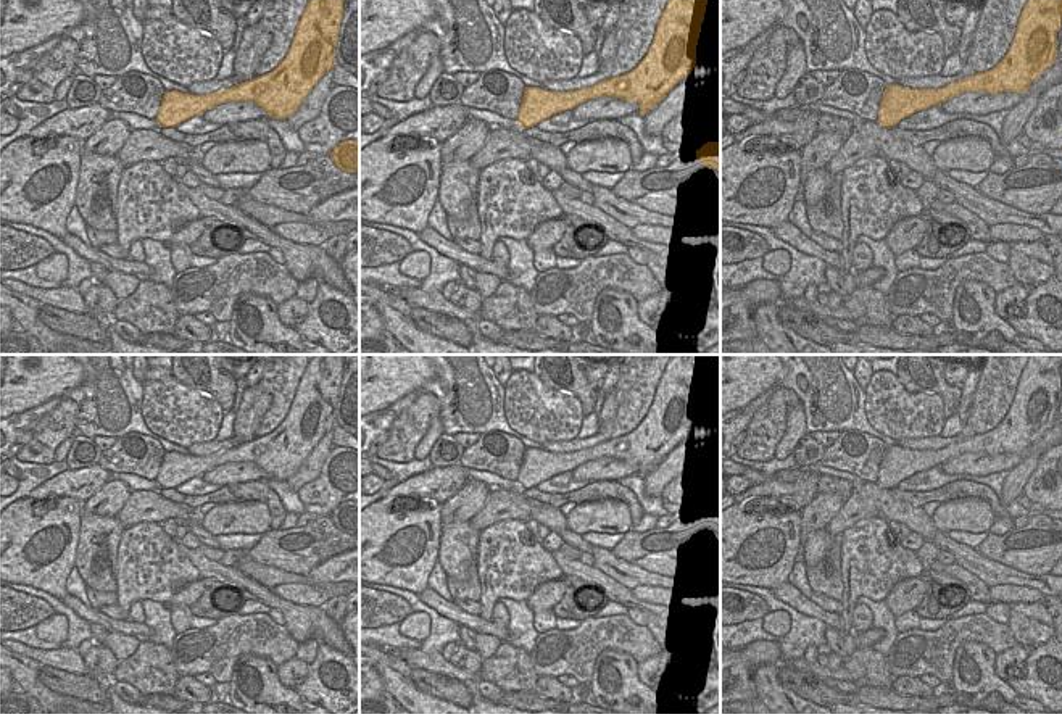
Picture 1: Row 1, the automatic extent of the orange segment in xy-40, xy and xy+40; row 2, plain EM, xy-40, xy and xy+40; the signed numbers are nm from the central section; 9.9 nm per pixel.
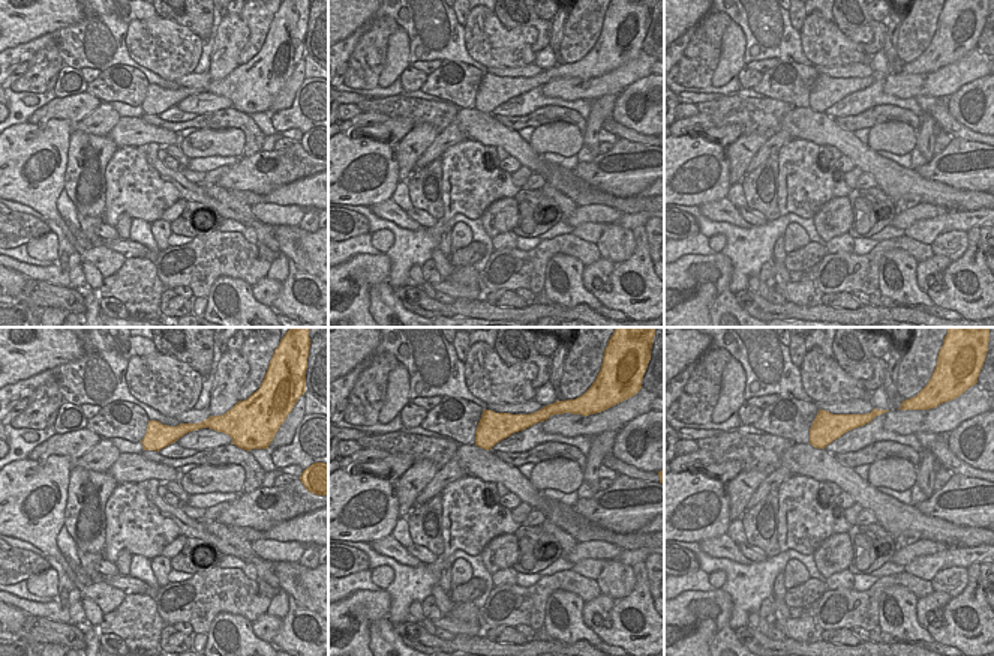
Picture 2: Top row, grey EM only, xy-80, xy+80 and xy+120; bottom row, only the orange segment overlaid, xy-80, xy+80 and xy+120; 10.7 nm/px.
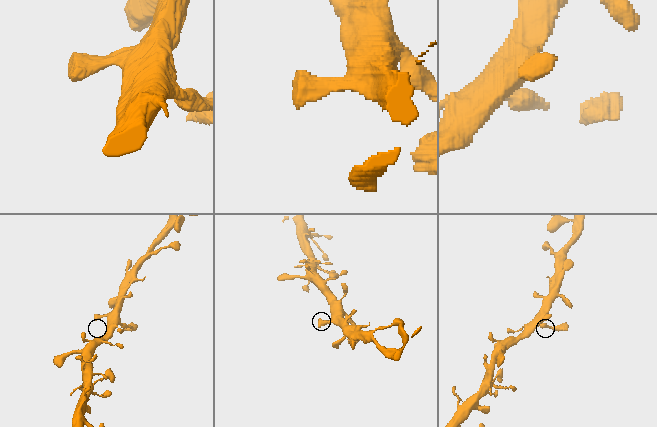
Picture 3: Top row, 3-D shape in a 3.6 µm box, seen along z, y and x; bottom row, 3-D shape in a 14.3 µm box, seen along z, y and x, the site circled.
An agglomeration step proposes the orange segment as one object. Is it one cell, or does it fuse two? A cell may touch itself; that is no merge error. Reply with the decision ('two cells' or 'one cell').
one cell

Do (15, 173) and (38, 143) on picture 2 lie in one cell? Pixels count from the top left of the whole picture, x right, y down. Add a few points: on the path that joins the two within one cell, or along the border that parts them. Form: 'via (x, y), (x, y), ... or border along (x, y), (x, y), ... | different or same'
via (20, 165), (33, 150) | same

